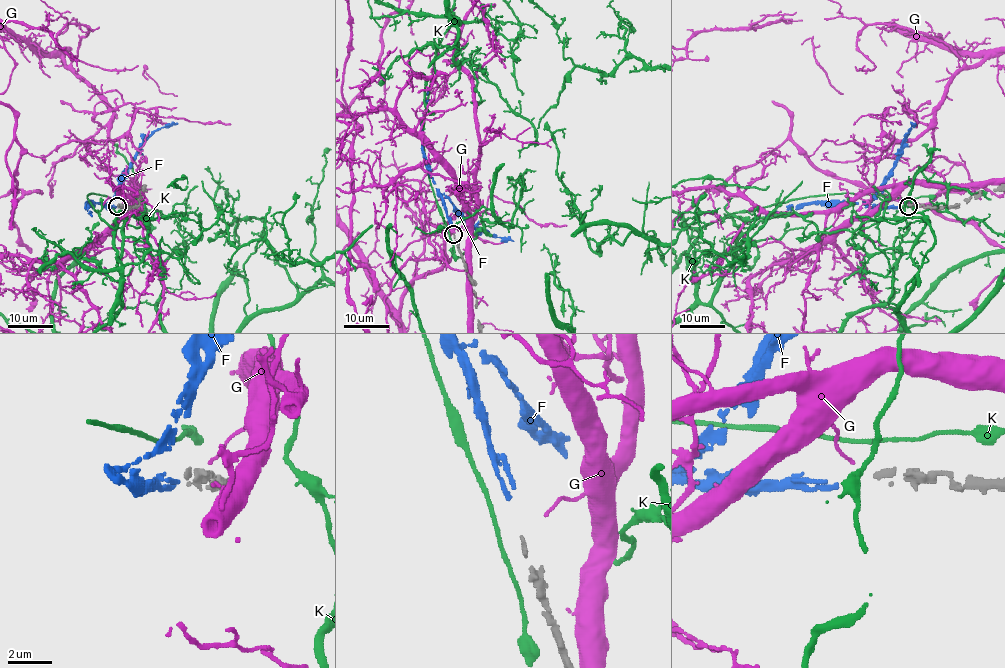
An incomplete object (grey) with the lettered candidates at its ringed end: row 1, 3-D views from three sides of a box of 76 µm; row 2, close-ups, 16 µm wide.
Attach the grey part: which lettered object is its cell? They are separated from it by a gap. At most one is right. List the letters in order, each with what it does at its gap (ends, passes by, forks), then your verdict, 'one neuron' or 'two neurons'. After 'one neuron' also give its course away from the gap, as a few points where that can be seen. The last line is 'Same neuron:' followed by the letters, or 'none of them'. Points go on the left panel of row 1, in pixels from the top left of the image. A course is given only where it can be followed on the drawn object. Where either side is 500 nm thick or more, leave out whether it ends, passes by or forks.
F: it passes by; one neuron; it runs (115, 206), (106, 206), (106, 203), (113, 197), (138, 148), (156, 130), (178, 124)
G: it ends there; two neurons
K: it passes by; two neurons
Same neuron: F

